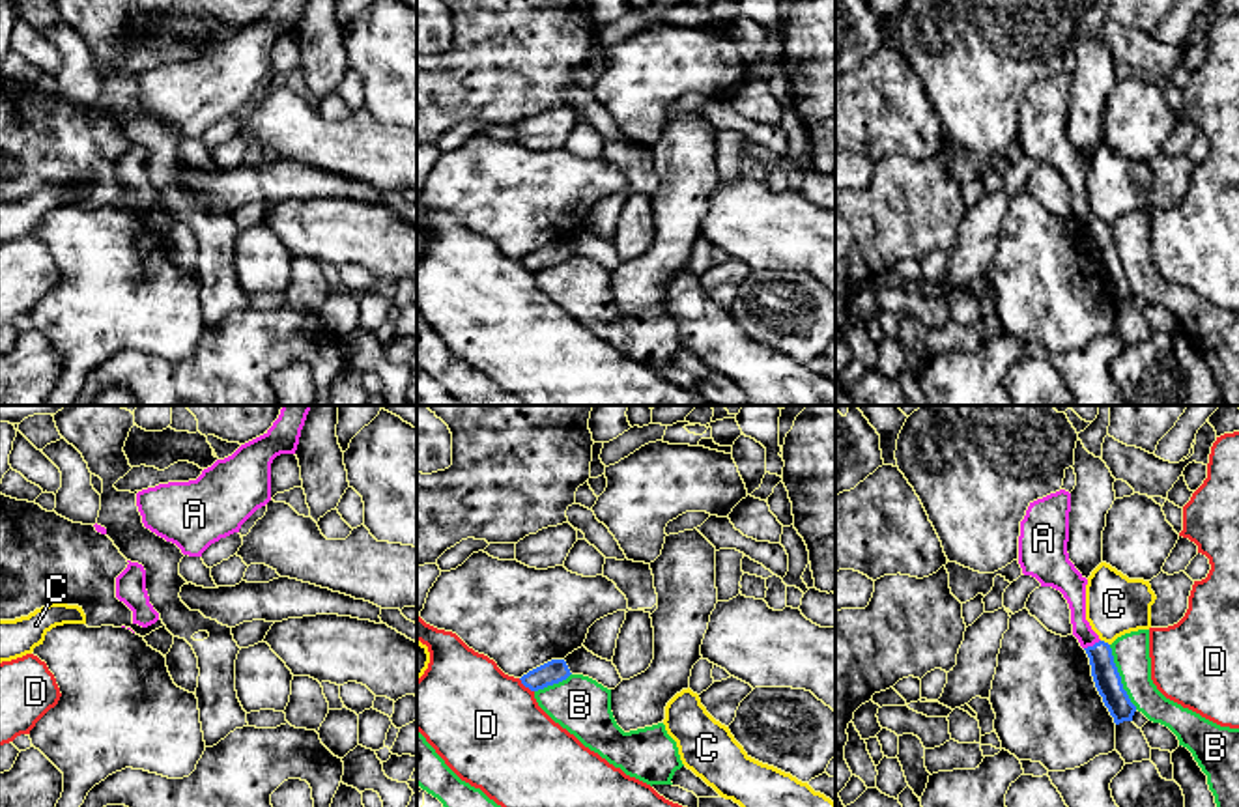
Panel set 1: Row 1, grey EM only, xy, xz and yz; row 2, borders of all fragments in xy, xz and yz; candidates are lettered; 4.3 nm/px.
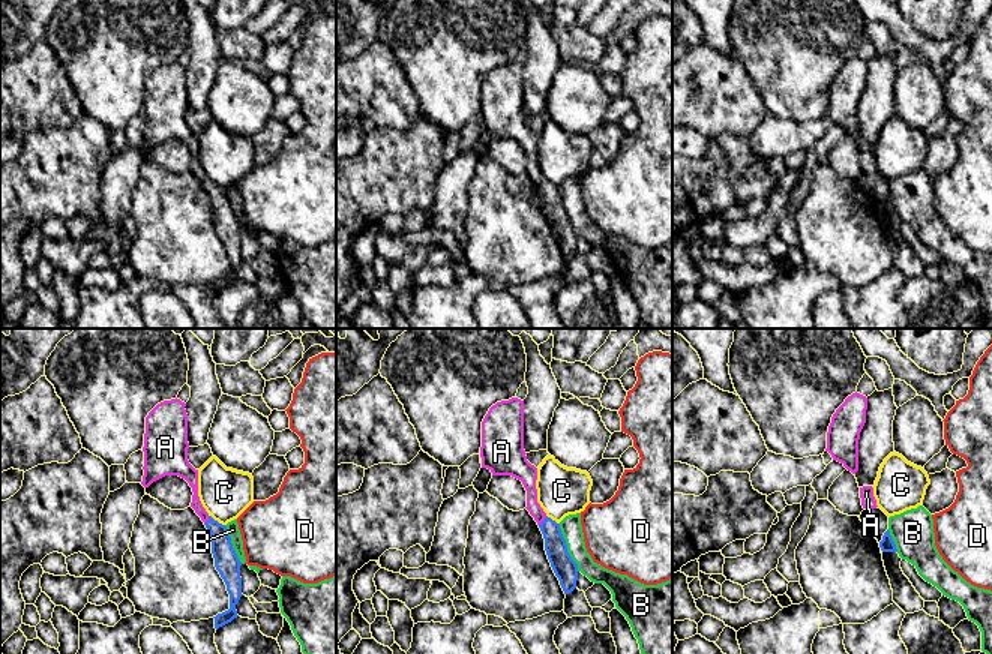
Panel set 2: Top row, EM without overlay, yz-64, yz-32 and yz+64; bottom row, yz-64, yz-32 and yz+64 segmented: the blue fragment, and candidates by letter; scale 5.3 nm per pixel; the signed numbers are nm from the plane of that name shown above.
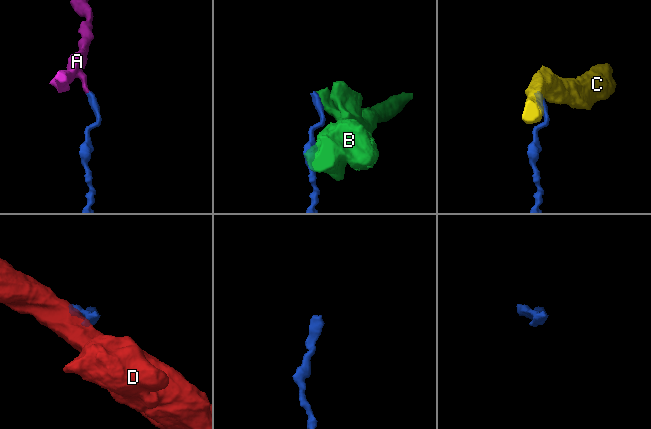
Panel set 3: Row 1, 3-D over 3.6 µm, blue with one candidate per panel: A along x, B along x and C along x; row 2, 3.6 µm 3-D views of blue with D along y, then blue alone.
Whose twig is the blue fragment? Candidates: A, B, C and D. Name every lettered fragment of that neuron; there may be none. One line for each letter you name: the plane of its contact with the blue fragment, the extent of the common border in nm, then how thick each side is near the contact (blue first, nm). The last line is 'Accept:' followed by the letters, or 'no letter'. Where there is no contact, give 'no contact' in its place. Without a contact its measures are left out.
A: contact in yz; length 80 nm; calibres 120 and 100 nm
Accept: A

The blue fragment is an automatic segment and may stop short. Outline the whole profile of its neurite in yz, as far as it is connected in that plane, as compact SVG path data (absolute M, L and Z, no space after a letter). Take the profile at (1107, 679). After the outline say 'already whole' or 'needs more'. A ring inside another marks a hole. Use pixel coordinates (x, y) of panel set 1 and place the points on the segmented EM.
M1065 489L1030 503L1020 521L1018 564L1024 575L1060 590L1067 600L1073 635L1086 650L1095 687L1119 725L1132 721L1136 706L1123 689L1110 644L1101 641L1086 620L1088 579L1069 560L1069 512L1071 493Z; needs more

